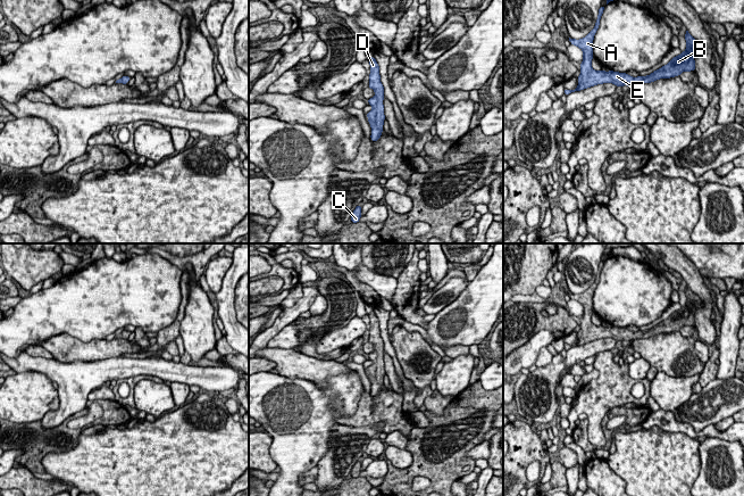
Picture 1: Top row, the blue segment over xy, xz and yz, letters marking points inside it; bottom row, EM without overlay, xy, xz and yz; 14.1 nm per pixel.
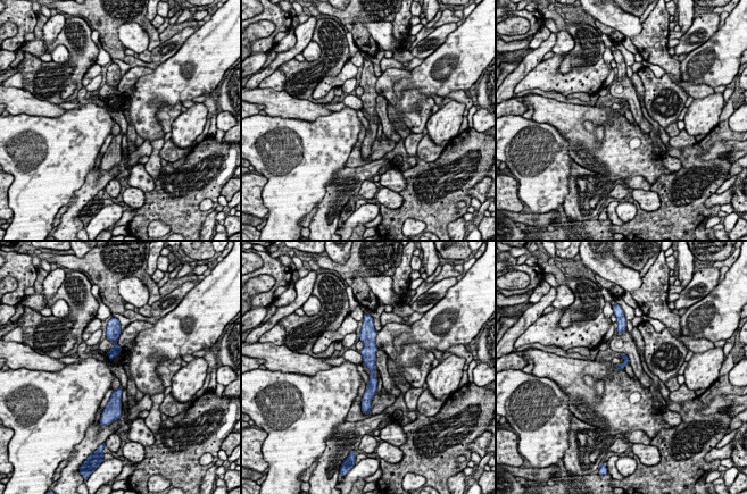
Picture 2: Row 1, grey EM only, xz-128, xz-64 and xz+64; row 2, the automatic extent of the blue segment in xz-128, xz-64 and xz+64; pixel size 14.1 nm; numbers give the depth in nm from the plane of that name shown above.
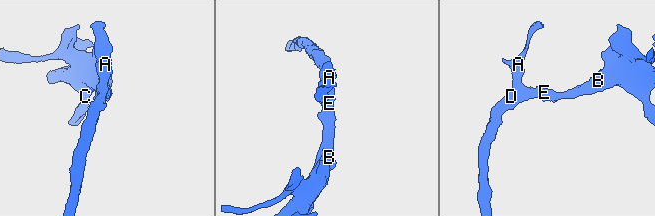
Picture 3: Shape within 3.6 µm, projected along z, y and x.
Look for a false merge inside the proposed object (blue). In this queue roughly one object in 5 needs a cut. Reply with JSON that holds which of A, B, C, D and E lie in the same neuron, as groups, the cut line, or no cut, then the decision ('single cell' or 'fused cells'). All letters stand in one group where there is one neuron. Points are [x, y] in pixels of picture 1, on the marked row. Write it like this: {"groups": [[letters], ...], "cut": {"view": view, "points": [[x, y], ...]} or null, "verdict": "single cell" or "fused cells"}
{"groups": [["A", "B", "C", "D", "E"]], "cut": null, "verdict": "single cell"}

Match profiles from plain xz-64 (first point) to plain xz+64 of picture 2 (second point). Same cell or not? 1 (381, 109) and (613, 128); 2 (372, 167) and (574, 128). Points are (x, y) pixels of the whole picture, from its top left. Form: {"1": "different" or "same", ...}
{"1": "different", "2": "different"}

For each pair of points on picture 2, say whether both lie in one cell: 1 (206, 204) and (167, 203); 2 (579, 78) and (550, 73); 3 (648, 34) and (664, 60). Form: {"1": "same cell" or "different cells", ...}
{"1": "different cells", "2": "same cell", "3": "same cell"}

